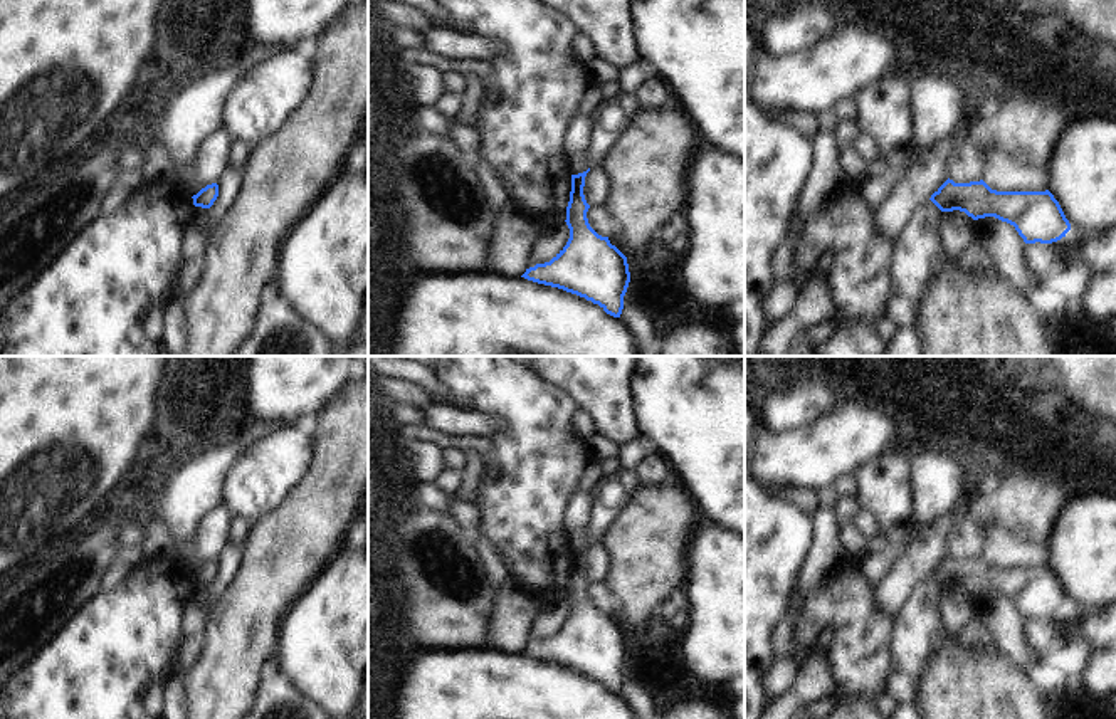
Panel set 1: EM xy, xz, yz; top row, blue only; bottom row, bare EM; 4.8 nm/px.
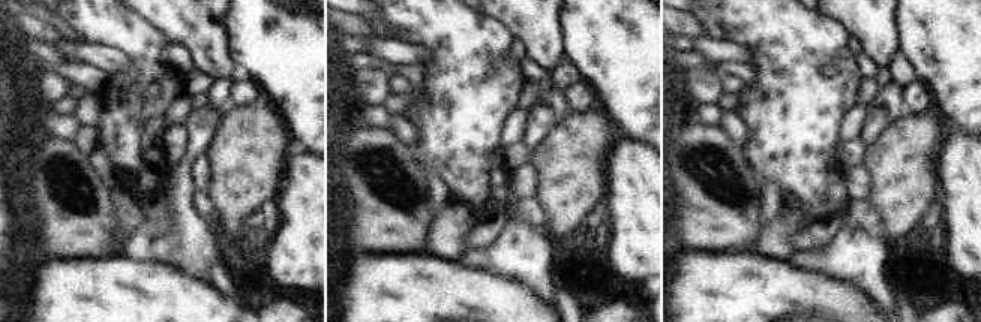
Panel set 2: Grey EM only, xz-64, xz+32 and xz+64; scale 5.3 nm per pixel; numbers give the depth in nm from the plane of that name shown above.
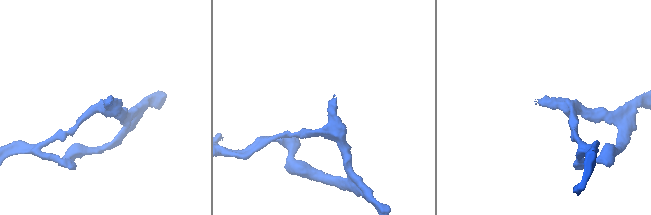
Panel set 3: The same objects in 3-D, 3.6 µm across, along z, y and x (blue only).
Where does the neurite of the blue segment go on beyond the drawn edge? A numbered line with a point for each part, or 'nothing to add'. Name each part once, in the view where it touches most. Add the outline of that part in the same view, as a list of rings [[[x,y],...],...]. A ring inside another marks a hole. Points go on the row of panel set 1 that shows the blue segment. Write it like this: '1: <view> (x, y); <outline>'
nothing to add

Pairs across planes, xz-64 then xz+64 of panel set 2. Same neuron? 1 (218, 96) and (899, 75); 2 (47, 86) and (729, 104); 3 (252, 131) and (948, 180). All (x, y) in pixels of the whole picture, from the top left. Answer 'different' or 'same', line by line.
1: same
2: different
3: different

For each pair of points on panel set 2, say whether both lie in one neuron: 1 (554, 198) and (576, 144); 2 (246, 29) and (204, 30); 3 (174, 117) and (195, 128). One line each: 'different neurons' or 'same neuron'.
1: same neuron
2: different neurons
3: different neurons

